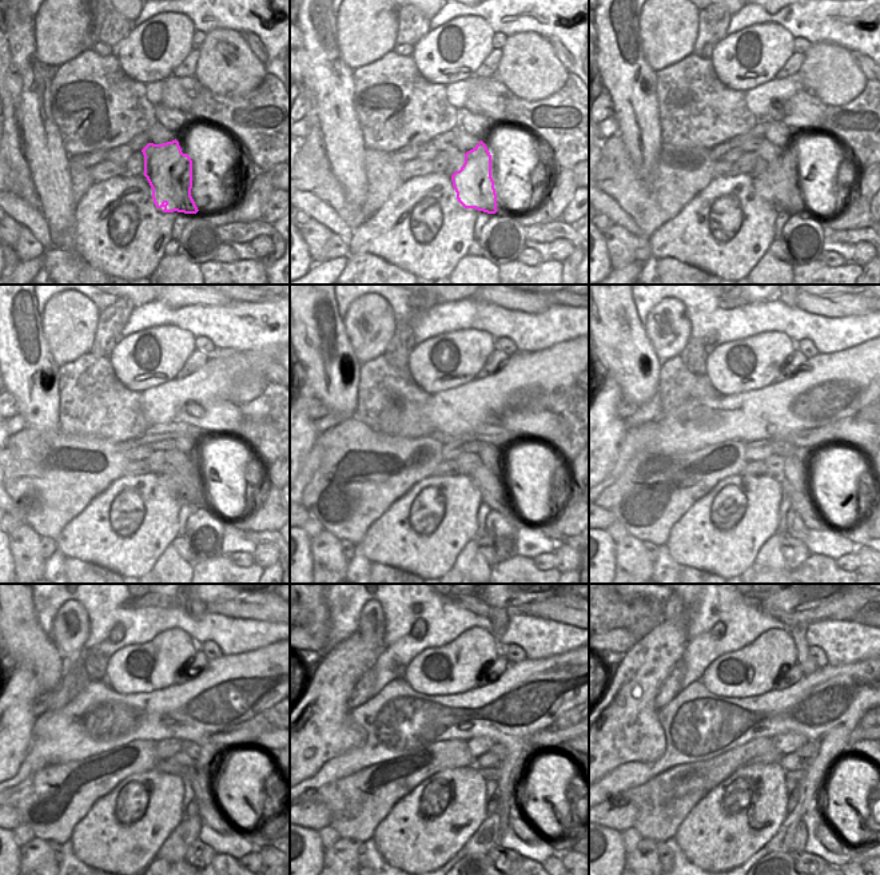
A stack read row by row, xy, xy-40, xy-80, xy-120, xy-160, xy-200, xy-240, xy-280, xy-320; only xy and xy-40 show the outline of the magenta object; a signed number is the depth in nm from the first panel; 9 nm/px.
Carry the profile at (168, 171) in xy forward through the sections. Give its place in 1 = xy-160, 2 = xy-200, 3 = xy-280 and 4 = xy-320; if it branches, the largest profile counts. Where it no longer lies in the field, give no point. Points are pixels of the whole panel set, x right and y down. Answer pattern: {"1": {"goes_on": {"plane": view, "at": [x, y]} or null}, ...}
{"1": {"goes_on": {"plane": "xy-160", "at": [488, 477]}}, "2": {"goes_on": {"plane": "xy-200", "at": [793, 477]}}, "3": {"goes_on": {"plane": "xy-280", "at": [521, 827]}}, "4": {"goes_on": {"plane": "xy-320", "at": [824, 834]}}}

